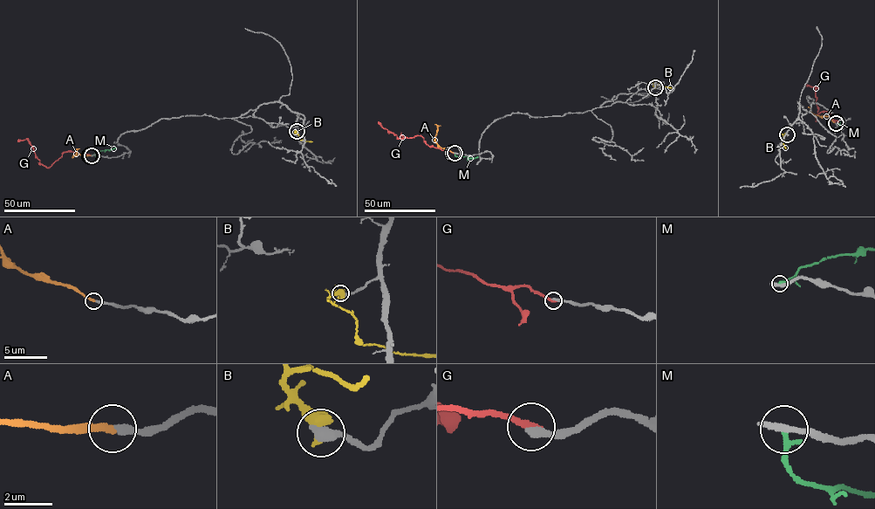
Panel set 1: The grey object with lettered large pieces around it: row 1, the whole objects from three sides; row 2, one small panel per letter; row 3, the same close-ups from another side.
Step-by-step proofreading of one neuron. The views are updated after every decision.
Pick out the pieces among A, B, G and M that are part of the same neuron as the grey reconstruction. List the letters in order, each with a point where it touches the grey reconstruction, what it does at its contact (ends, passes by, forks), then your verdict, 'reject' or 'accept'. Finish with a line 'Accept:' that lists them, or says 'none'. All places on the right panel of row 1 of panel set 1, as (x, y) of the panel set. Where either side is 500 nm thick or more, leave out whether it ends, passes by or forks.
A: contact (835, 122); it ends; accept
B: contact (787, 134); reject
G: contact (836, 122); it ends; reject
M: contact (836, 123); it ends; reject
Accept: A

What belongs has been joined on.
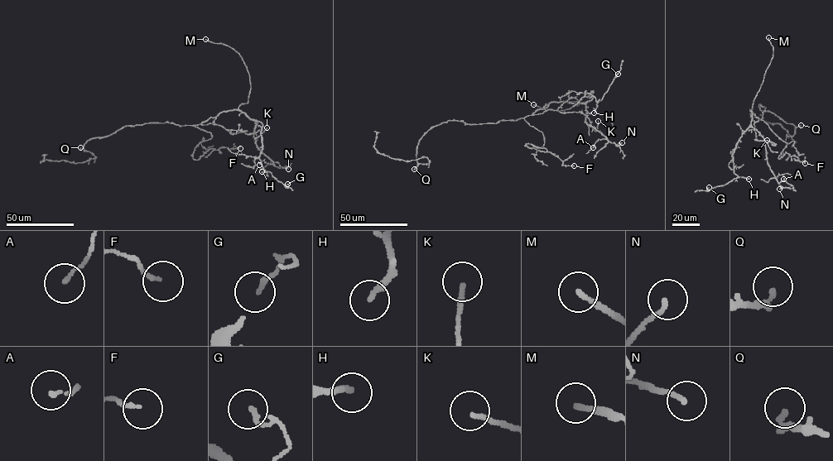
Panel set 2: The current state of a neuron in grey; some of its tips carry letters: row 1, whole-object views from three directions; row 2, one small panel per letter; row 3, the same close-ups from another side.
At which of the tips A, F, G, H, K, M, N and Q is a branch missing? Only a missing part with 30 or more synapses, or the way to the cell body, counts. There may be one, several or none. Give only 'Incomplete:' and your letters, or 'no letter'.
Incomplete: M, Q

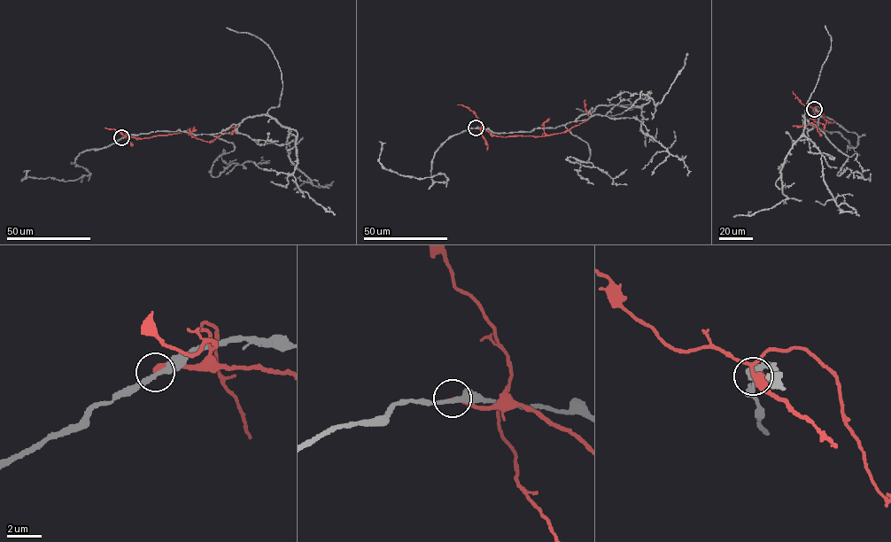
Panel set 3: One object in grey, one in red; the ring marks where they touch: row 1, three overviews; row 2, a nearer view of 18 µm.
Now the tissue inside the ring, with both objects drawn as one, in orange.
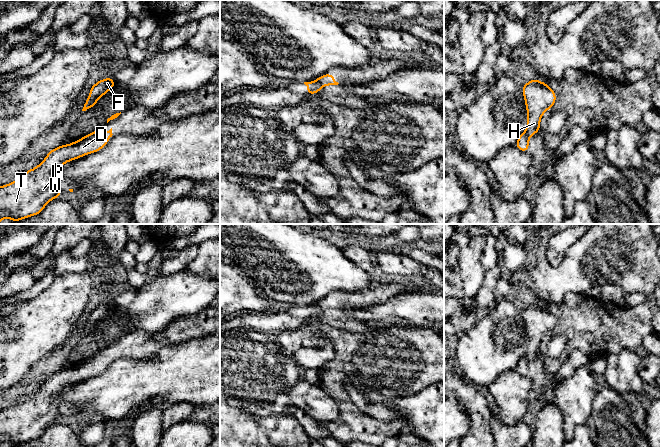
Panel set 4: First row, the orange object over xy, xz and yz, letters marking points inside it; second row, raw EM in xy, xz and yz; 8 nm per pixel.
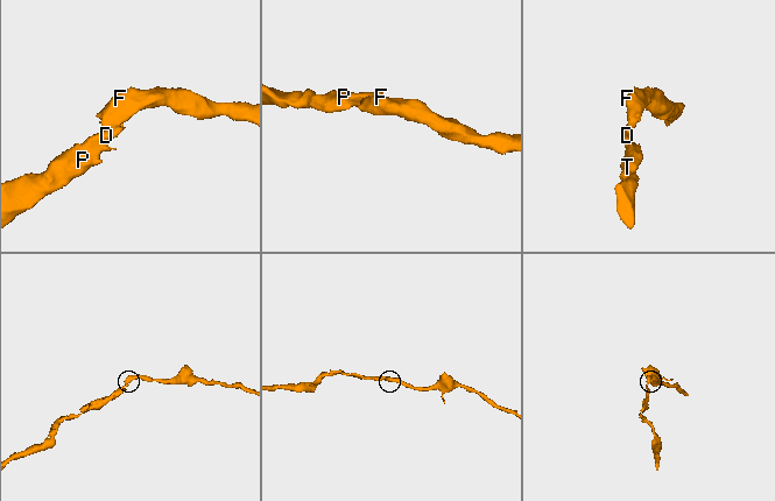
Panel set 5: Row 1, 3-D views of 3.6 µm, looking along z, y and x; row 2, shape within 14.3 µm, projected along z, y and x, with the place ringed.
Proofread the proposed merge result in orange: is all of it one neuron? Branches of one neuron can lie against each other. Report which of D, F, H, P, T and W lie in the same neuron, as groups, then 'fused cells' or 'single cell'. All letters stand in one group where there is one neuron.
D P T W / F H; fused cells

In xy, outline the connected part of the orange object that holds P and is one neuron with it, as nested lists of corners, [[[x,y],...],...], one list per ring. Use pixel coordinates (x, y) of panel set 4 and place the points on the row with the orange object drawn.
[[[112,128],[108,132],[97,129],[78,141],[58,146],[51,150],[37,167],[27,170],[23,177],[10,184],[0,186],[0,220],[10,218],[13,222],[17,222],[41,213],[49,201],[63,196],[59,187],[62,177],[57,174],[63,164],[101,150],[112,135]]]

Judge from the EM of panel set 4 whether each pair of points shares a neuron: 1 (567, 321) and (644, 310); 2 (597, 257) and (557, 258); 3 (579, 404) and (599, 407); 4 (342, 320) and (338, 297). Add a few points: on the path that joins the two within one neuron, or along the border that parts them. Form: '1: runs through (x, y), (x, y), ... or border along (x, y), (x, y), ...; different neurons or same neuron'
1: runs through (586, 321), (591, 326), (625, 326); same neuron
2: border along (578, 240), (558, 265), (548, 262); different neurons
3: border along (598, 383), (591, 414), (584, 422); different neurons
4: runs through (338, 314), (338, 303); same neuron

